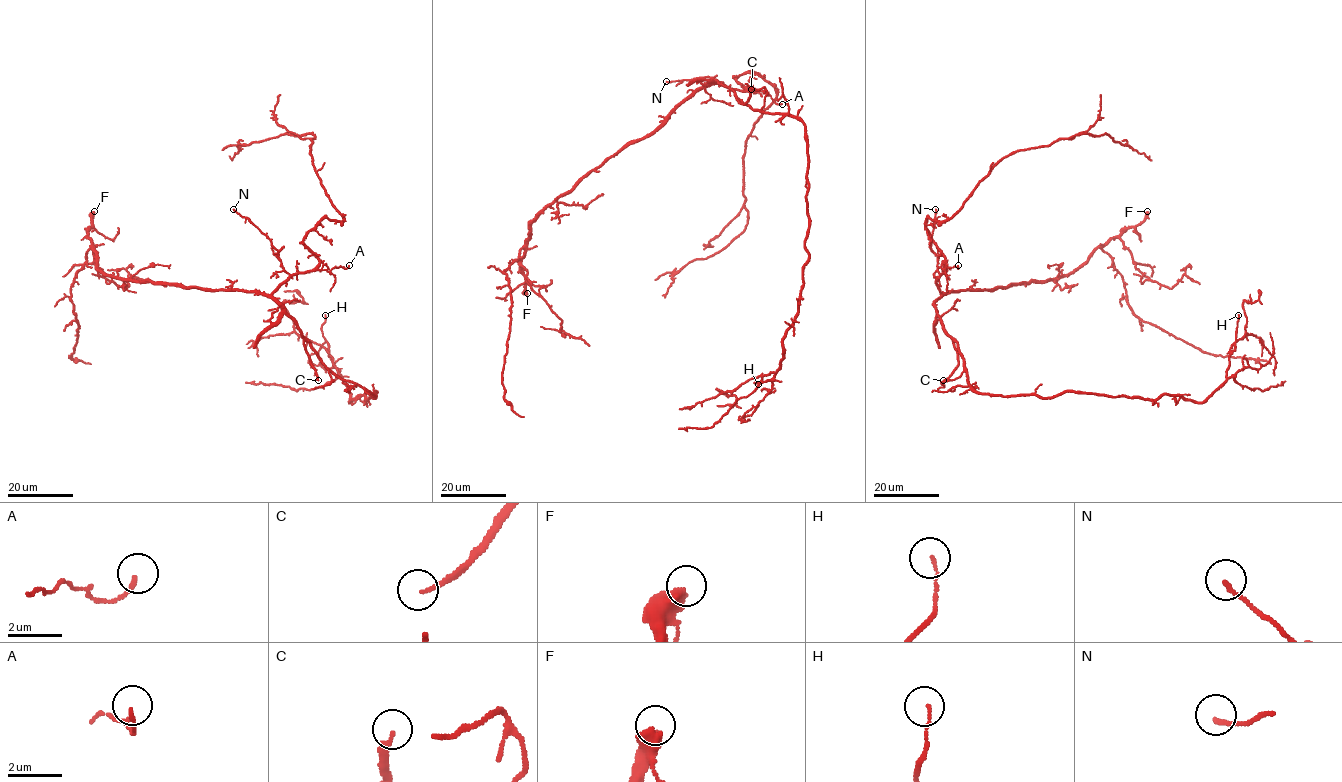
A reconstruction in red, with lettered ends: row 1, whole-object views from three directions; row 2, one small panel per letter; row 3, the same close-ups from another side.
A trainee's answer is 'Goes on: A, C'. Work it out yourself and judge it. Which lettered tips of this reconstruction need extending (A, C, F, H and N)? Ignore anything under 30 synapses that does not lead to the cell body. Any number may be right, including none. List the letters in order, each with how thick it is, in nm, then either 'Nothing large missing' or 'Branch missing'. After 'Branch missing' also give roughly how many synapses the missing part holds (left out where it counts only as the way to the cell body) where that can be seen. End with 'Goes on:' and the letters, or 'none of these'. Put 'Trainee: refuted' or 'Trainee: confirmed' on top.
Trainee: refuted
A: Thickness 130 nm. Nothing large missing
C: Thickness 180 nm. Branch missing
F: Thickness 550 nm. Branch missing. Roughly 60 synapses
H: Thickness 90 nm. Nothing large missing
N: Thickness 160 nm. Nothing large missing
Goes on: C, F

